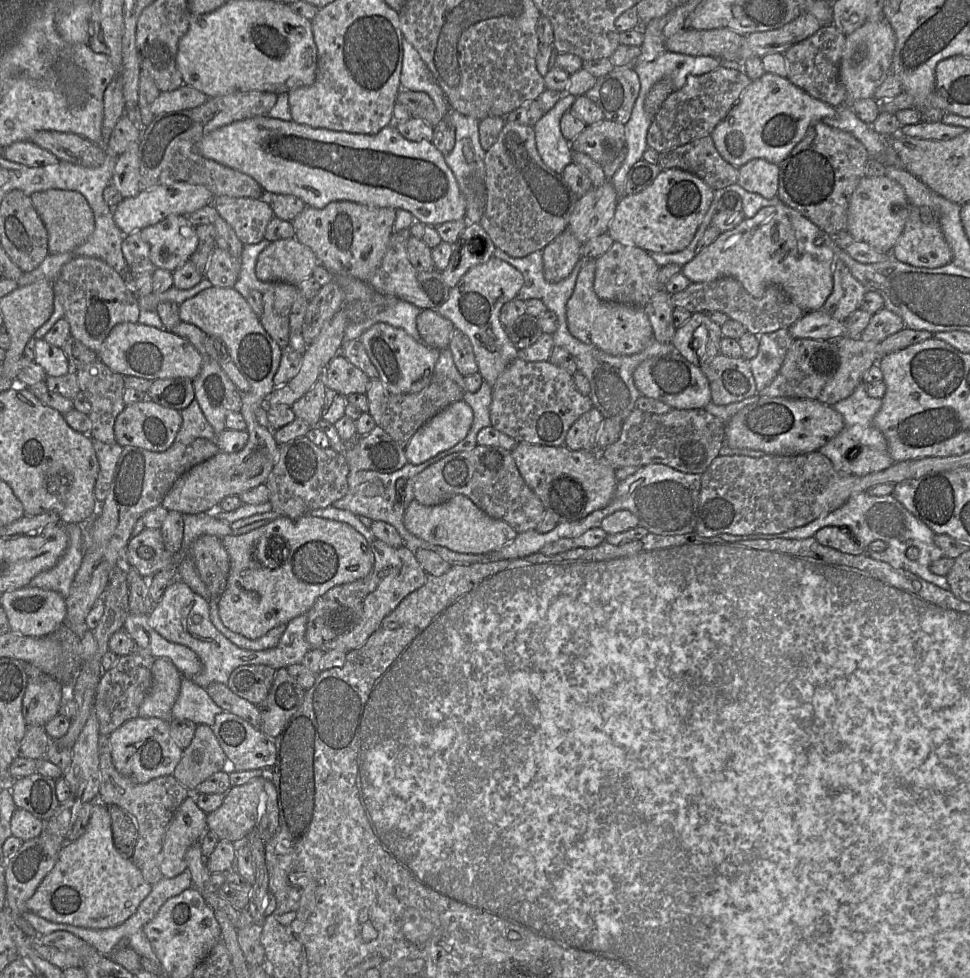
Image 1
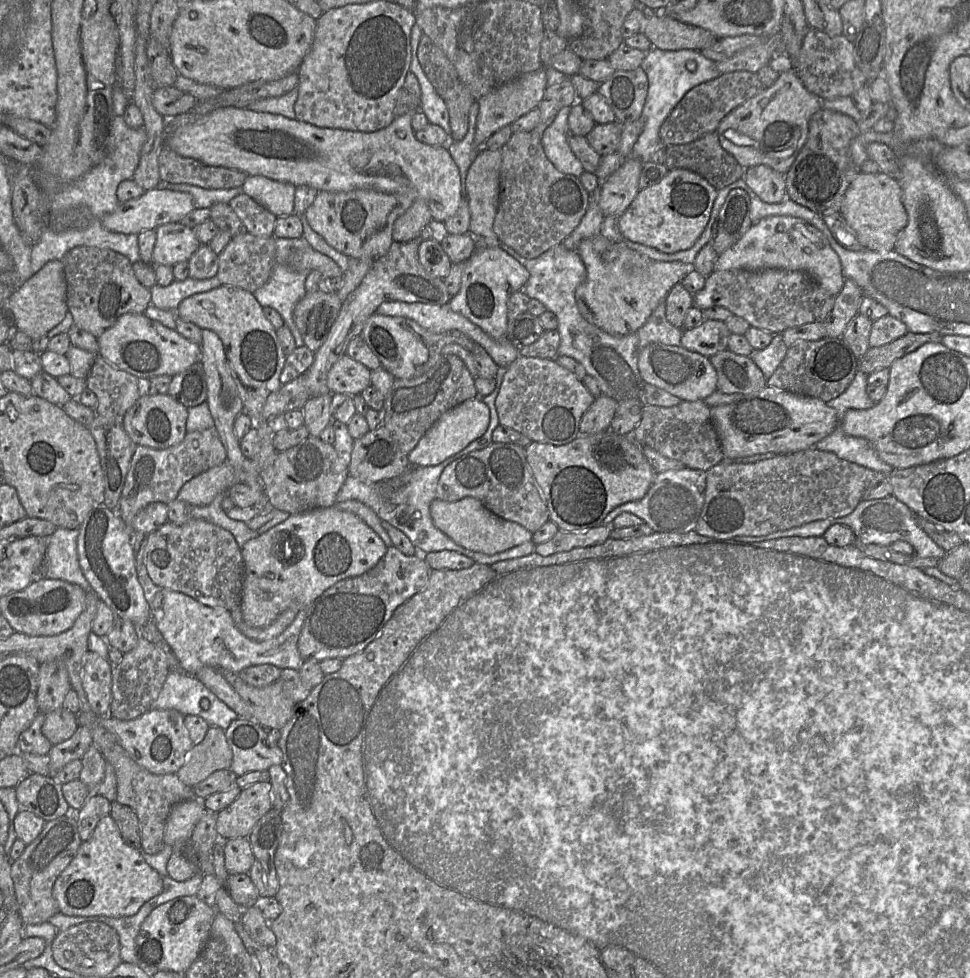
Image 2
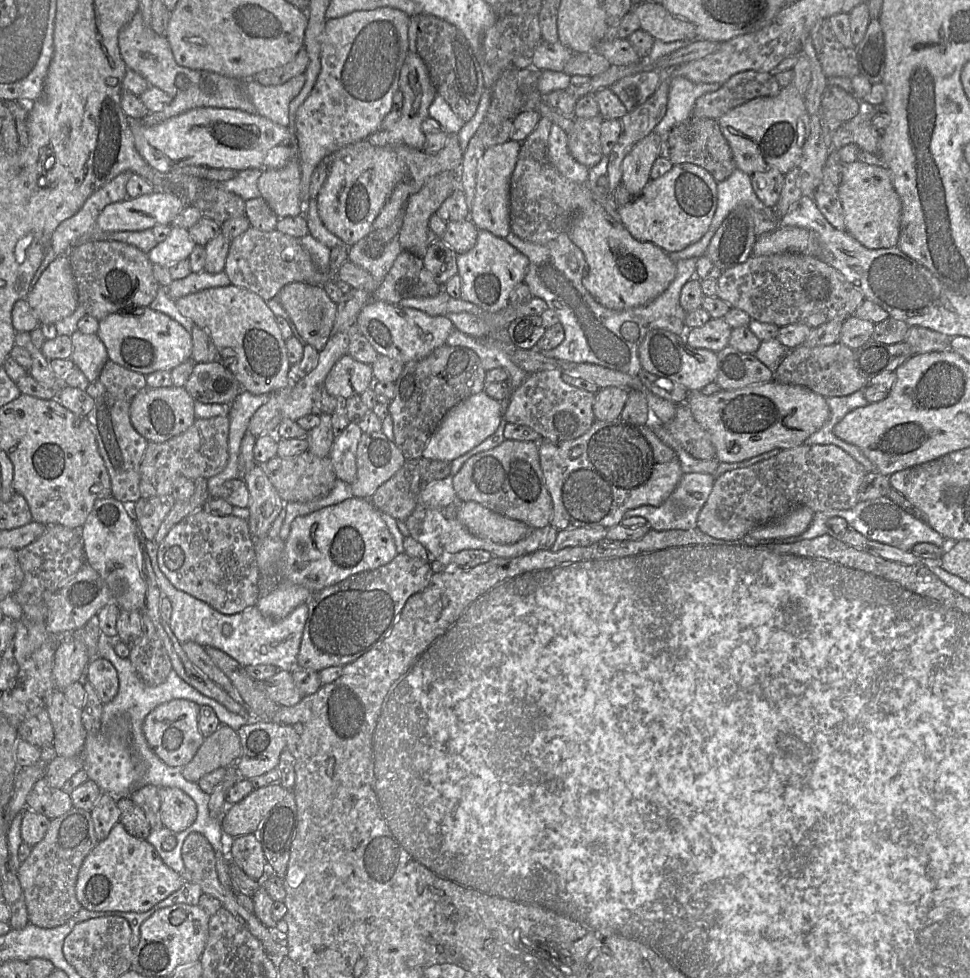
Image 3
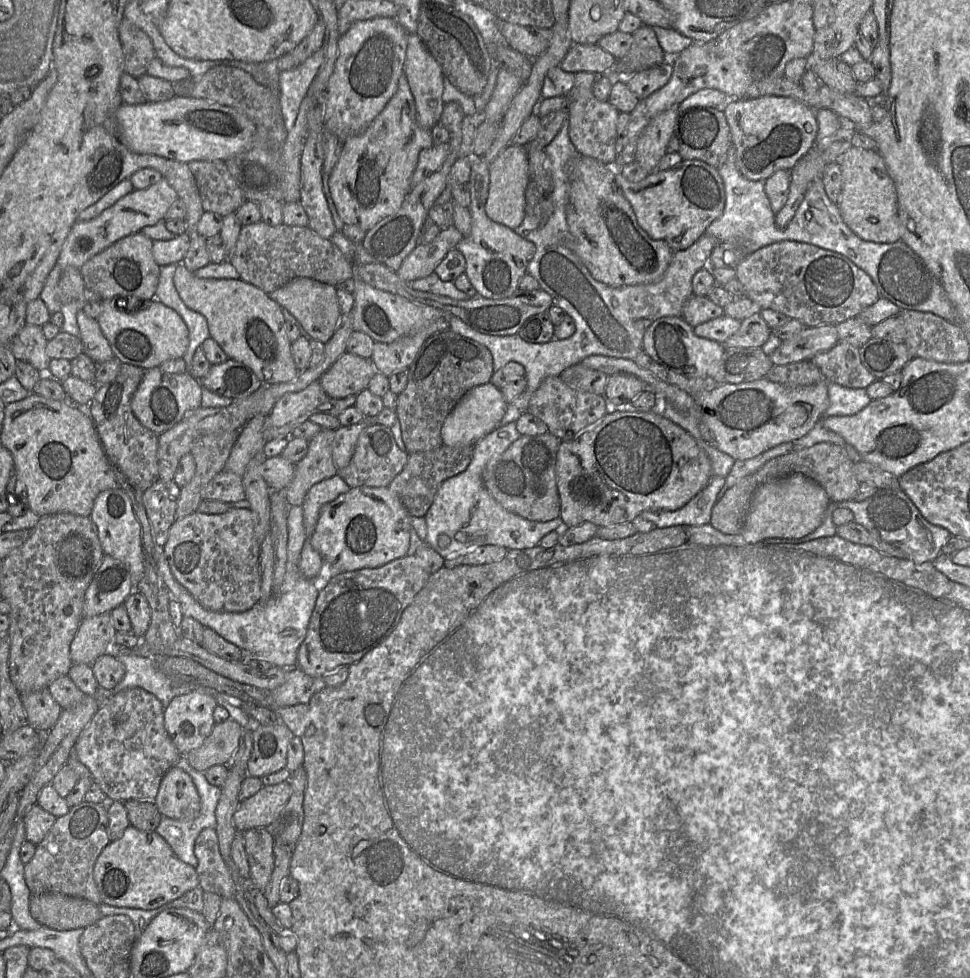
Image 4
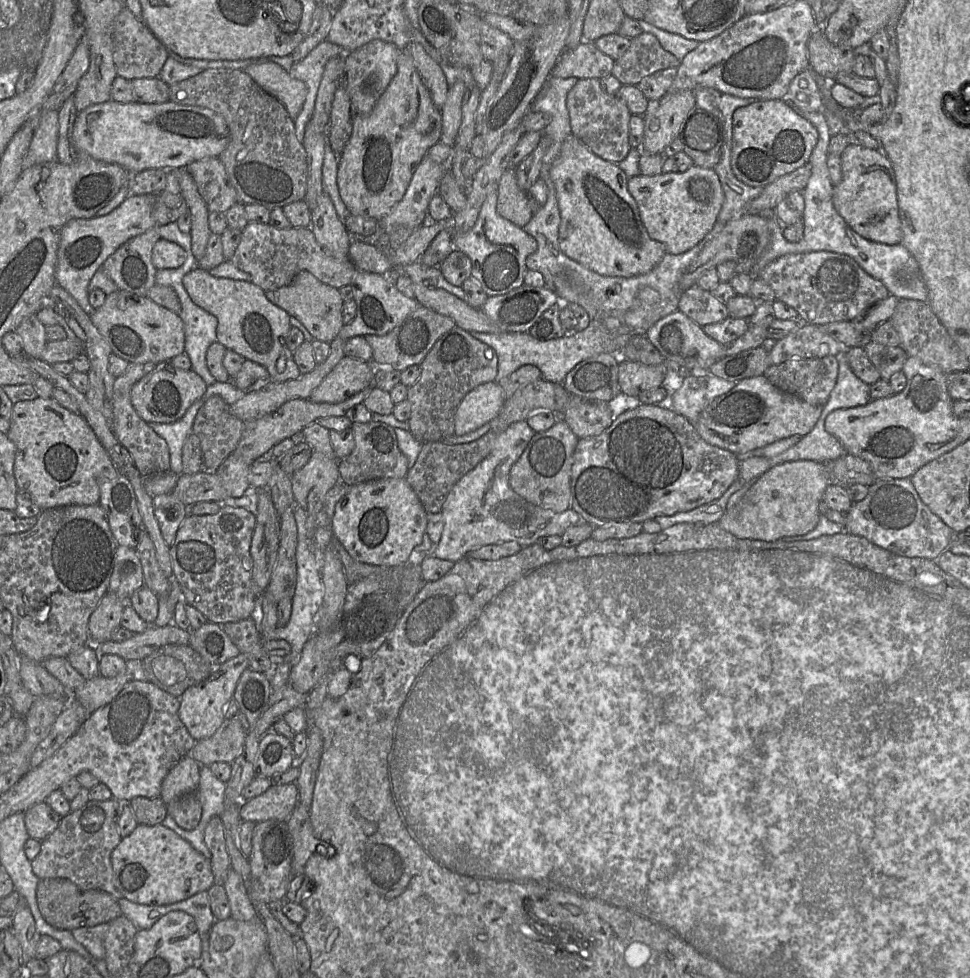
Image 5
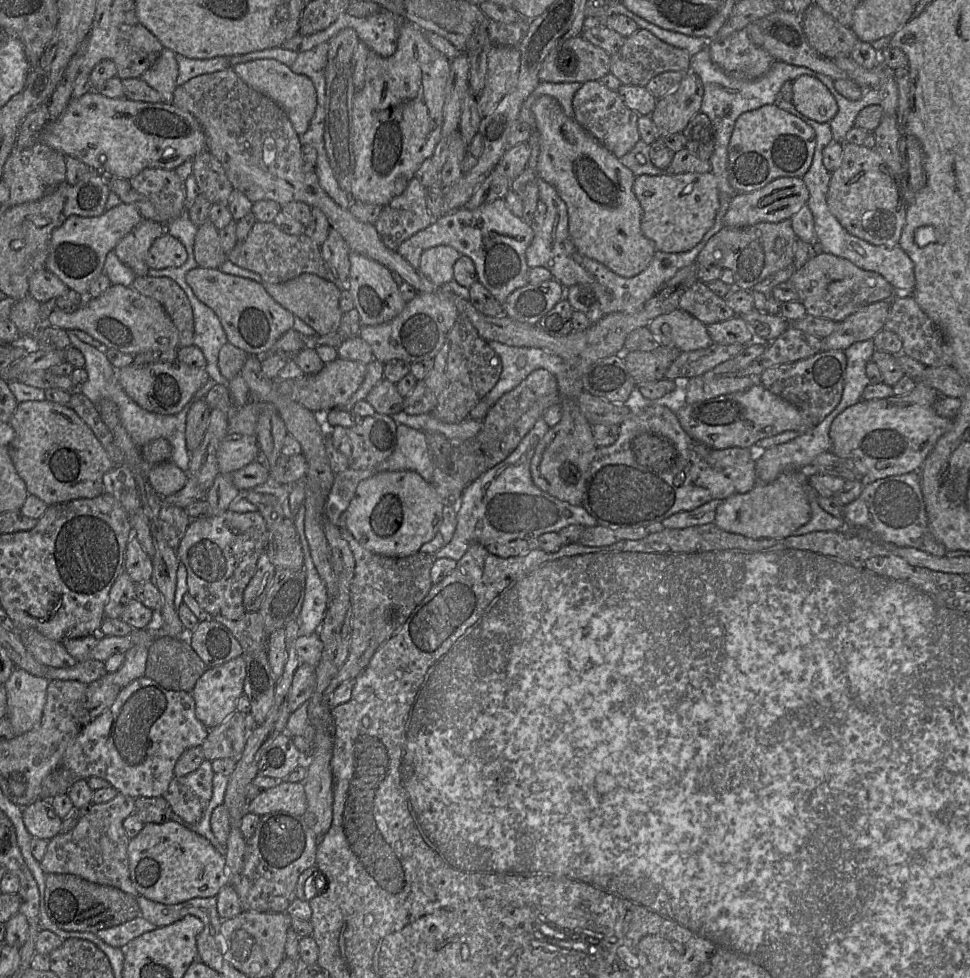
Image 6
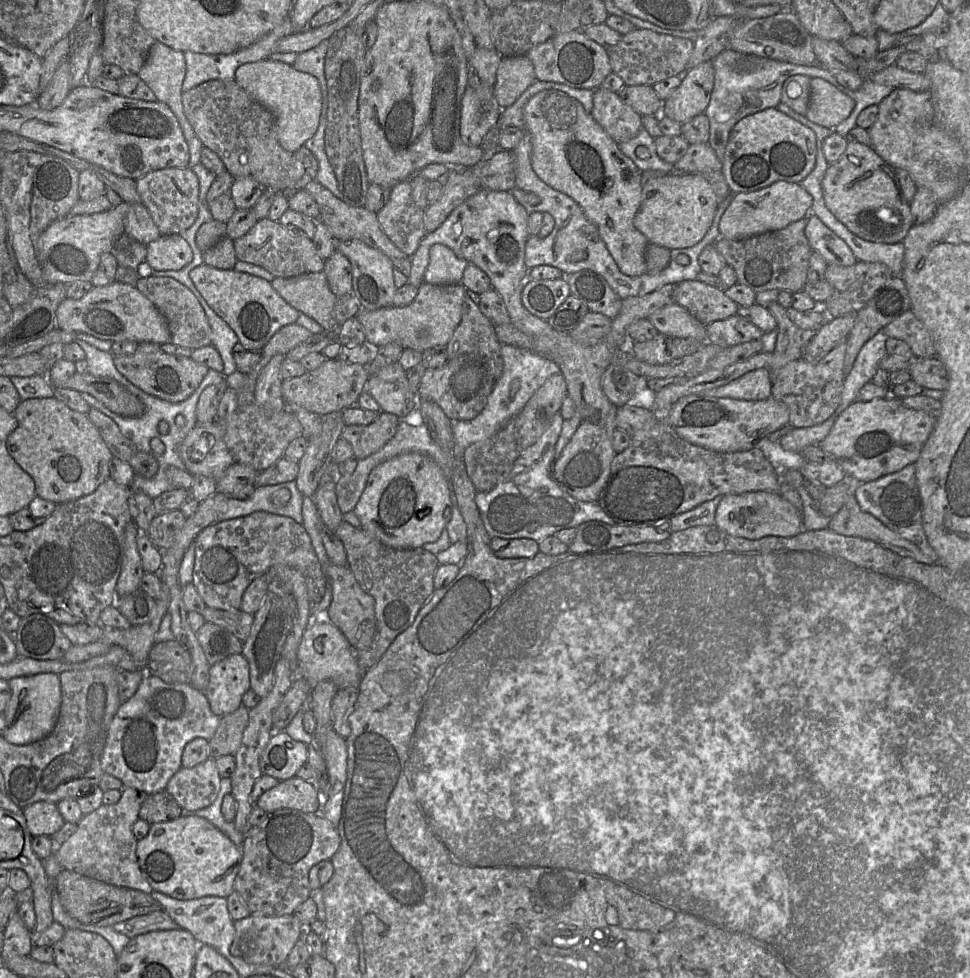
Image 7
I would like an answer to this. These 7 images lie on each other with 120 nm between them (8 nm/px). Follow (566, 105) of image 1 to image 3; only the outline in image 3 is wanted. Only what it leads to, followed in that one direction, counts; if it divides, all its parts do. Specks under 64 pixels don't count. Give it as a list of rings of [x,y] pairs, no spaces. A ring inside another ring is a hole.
[[[552,124],[548,138],[549,162],[566,179],[586,184],[589,178],[589,168],[578,163],[570,154],[567,134],[557,124]]]

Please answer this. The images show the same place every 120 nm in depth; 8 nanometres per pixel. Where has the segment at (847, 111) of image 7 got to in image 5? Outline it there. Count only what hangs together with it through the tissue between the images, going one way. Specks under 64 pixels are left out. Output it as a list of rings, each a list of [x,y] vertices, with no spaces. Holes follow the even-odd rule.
[[[809,68],[798,73],[790,82],[787,100],[805,112],[823,112],[824,104],[817,82]]]

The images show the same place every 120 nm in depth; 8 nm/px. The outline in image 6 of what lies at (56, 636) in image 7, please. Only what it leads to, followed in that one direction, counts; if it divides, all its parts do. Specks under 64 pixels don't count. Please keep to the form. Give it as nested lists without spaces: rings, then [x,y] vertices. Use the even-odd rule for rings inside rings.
[[[34,628],[16,631],[26,650],[41,664],[55,668],[70,668],[77,664],[63,642],[49,639]]]

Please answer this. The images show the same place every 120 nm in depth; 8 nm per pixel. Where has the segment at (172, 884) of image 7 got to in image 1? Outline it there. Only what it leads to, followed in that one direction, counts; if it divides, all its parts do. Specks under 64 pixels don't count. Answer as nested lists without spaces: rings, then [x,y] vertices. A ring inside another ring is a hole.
[[[98,798],[97,801],[94,803],[92,807],[89,822],[87,824],[87,828],[85,832],[77,840],[64,843],[64,845],[60,850],[58,860],[55,866],[42,880],[42,882],[38,886],[33,896],[27,901],[27,909],[29,912],[32,912],[41,918],[44,918],[48,921],[55,922],[55,923],[70,924],[73,926],[88,928],[88,929],[107,929],[107,928],[118,926],[122,924],[124,921],[126,921],[131,915],[135,913],[135,911],[137,910],[141,902],[151,892],[153,885],[145,881],[141,871],[135,866],[135,864],[132,862],[131,859],[123,857],[120,854],[120,852],[116,849],[113,843],[111,818],[108,813],[107,806],[101,803]]]

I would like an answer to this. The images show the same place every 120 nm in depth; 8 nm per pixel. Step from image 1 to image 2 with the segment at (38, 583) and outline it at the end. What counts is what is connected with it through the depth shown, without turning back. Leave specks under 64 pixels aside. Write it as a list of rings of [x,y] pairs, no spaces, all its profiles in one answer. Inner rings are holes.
[[[57,528],[48,536],[48,547],[40,566],[39,576],[76,584],[84,590],[89,584],[78,562],[78,529]]]

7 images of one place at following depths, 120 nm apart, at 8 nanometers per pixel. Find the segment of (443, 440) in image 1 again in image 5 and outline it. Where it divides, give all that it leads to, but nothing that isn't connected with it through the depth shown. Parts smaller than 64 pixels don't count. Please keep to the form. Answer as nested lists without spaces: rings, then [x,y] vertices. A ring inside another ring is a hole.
[[[495,381],[475,387],[457,409],[454,435],[464,435],[491,422],[501,412],[505,400],[503,389]]]

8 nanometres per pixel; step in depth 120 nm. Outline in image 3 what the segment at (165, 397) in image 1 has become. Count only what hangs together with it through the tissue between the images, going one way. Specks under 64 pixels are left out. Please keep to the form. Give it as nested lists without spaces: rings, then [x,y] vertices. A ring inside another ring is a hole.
[[[222,361],[195,363],[183,386],[189,395],[202,403],[230,405],[243,387]]]

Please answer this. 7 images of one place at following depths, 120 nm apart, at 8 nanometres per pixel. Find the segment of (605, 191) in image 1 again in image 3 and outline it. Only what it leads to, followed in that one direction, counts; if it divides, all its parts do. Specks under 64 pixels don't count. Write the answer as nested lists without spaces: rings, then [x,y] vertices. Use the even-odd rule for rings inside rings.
[[[651,132],[641,139],[622,162],[621,184],[631,195],[637,195],[650,181],[650,171],[658,157],[663,139]]]

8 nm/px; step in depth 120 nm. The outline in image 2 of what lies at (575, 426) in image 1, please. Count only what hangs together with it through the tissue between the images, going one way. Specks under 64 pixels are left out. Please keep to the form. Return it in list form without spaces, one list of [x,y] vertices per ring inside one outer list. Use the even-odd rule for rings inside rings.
[[[602,394],[595,398],[581,418],[579,436],[594,435],[609,429],[618,404],[615,399]]]

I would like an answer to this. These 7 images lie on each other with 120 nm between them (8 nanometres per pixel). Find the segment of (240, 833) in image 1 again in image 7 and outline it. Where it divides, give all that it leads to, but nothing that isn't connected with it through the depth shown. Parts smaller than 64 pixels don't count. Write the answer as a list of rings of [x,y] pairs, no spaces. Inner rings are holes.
[[[294,776],[281,780],[275,787],[264,792],[255,805],[267,813],[283,808],[318,813],[322,802],[322,794],[315,782]]]

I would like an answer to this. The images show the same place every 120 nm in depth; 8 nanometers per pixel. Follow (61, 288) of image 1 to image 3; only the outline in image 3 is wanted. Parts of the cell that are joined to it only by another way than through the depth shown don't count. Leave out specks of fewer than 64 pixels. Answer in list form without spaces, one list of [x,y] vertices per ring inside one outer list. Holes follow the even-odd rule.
[[[88,241],[71,247],[66,255],[76,281],[78,306],[98,321],[111,313],[149,306],[160,287],[147,253],[134,245],[120,241]]]

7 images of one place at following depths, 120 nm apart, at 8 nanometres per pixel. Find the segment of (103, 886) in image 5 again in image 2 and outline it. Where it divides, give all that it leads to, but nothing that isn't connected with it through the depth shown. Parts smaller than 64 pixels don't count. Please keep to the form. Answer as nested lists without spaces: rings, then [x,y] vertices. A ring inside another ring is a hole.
[[[76,812],[46,821],[42,832],[28,844],[22,855],[11,865],[18,912],[25,925],[42,924],[59,912],[53,897],[53,886],[58,876],[75,857],[81,843]]]

